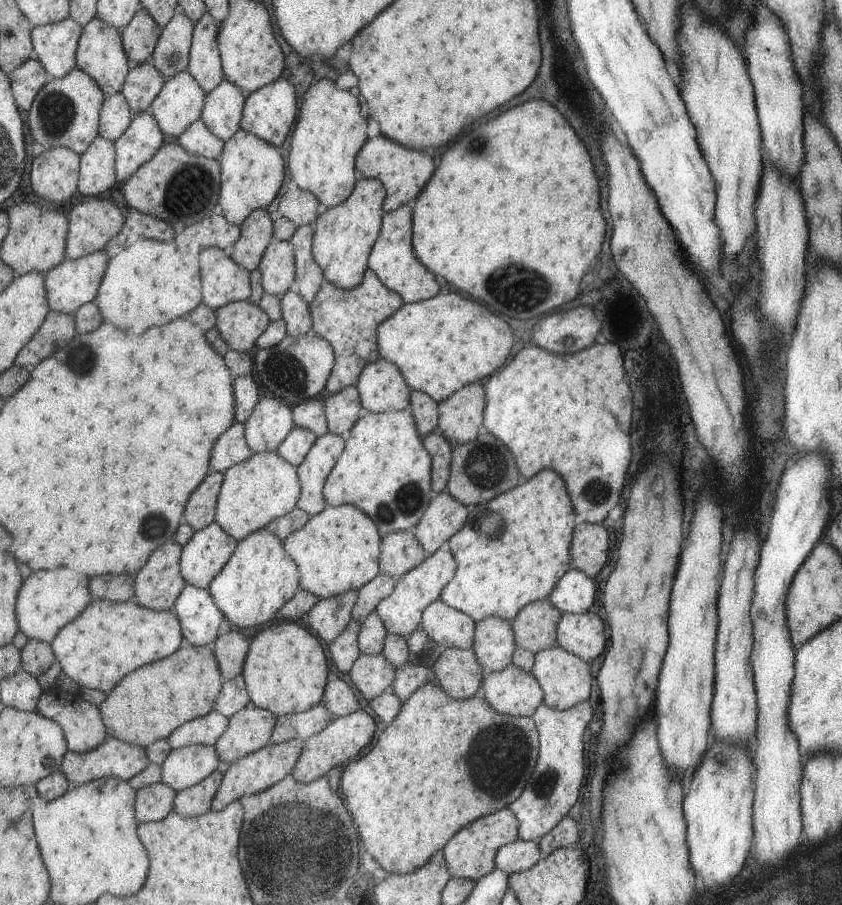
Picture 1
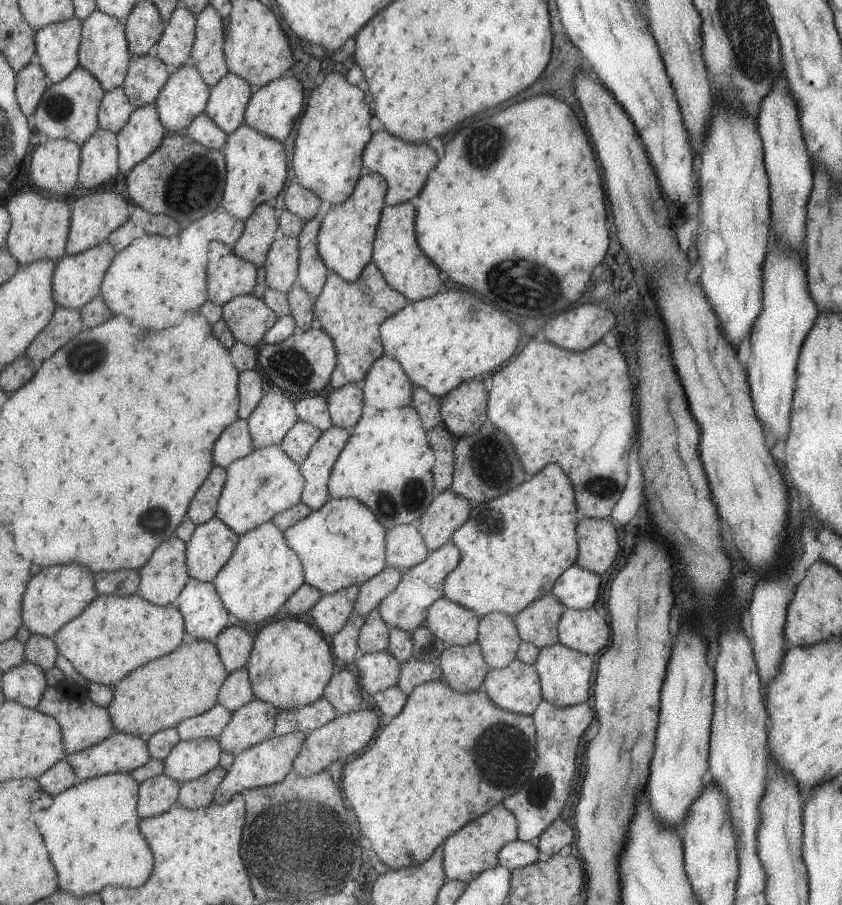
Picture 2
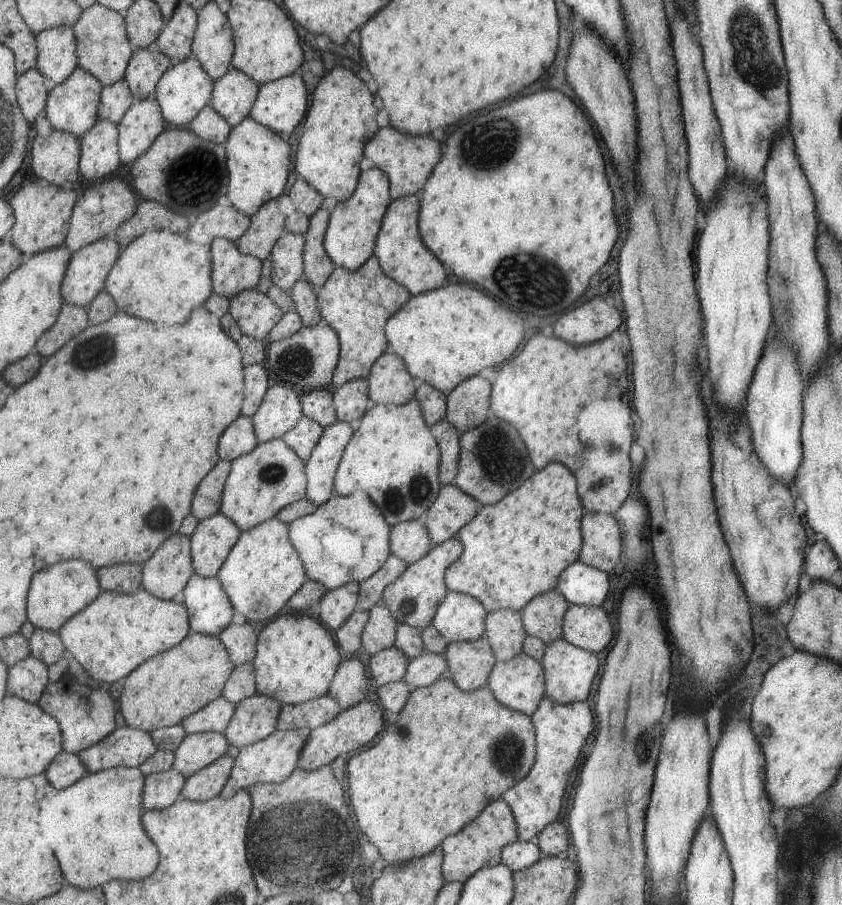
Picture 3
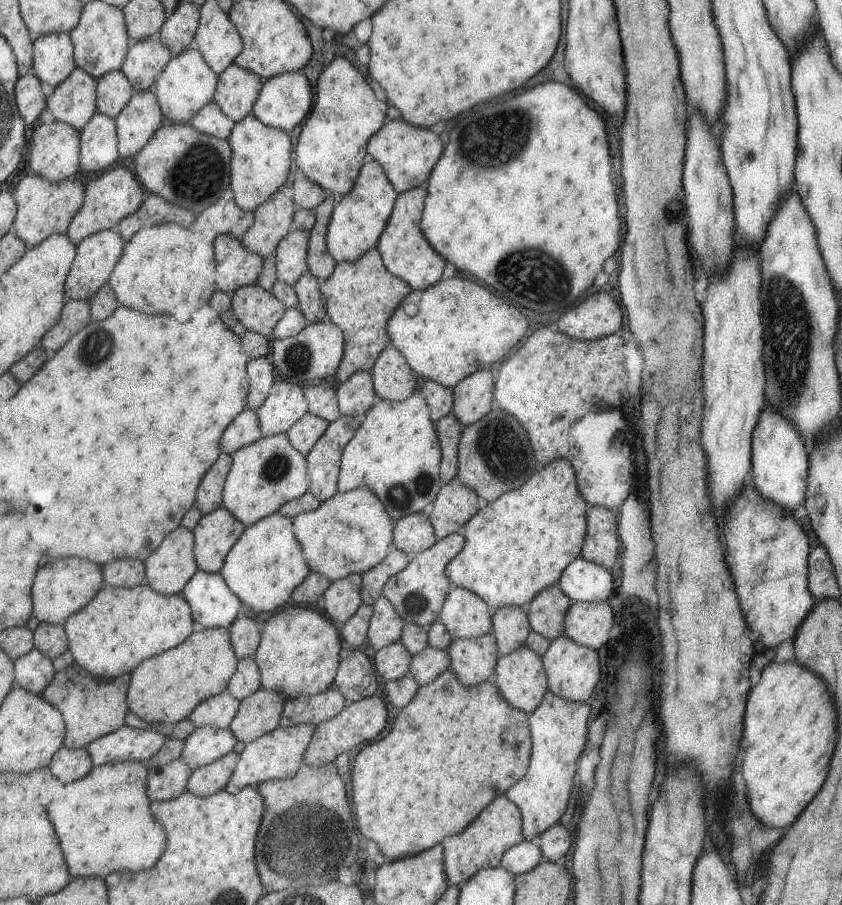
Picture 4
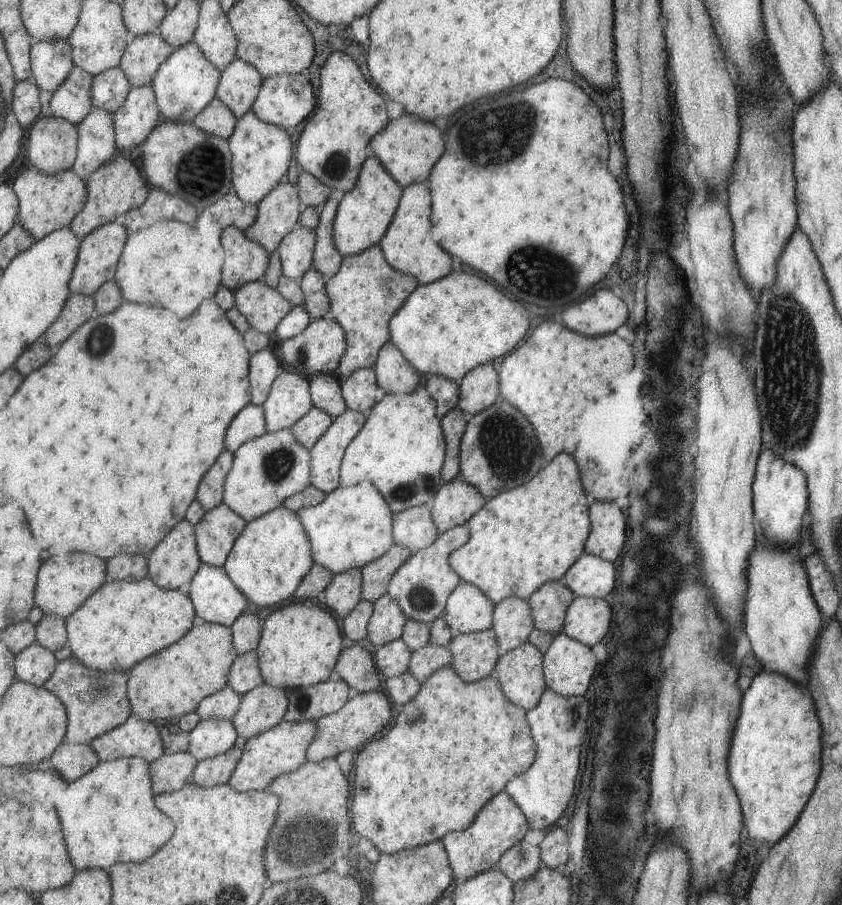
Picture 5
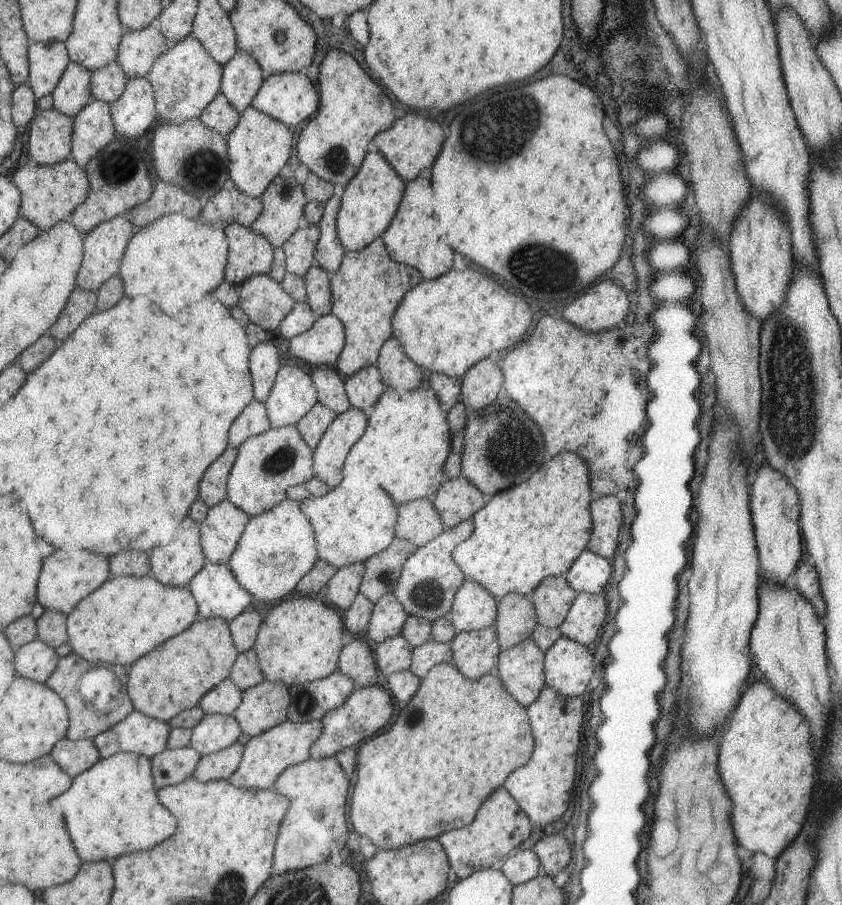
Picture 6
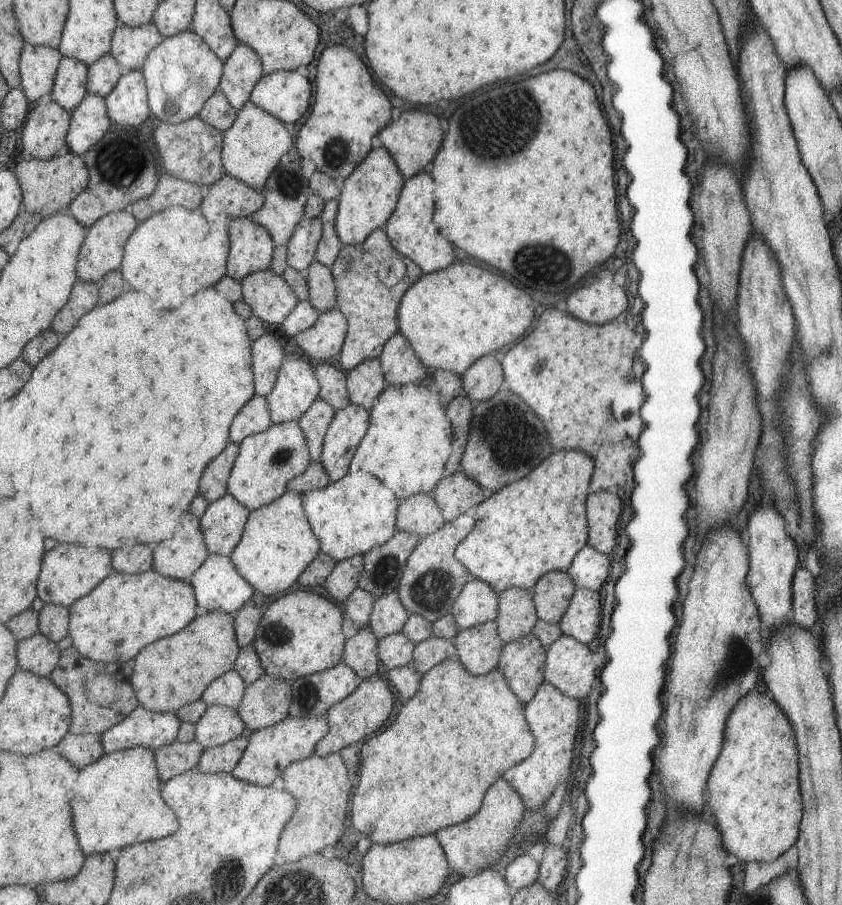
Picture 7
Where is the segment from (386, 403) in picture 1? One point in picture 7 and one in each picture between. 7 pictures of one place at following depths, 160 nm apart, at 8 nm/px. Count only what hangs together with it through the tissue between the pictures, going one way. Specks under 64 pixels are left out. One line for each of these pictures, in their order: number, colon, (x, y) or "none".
2: (385, 386)
3: (388, 381)
4: (393, 380)
5: (394, 374)
6: (396, 371)
7: (399, 365)

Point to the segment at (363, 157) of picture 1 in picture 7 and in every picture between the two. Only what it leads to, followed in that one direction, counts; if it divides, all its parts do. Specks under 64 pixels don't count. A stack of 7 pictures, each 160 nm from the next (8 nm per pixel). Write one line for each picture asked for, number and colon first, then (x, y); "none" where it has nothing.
2: (404, 166)
3: (407, 160)
4: (406, 153)
5: (407, 148)
6: (411, 144)
7: (412, 141)

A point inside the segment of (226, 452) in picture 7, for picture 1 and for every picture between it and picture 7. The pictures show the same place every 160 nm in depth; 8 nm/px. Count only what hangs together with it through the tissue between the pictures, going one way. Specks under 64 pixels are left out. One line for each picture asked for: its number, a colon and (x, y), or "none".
1: (199, 510)
2: (202, 507)
3: (205, 501)
4: (208, 498)
5: (209, 490)
6: (212, 489)

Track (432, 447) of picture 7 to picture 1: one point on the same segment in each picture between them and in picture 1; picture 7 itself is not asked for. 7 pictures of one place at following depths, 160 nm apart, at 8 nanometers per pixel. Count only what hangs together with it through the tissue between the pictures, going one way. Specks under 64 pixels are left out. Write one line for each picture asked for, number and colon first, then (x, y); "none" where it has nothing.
1: (384, 470)
2: (386, 464)
3: (392, 457)
4: (395, 452)
5: (400, 449)
6: (406, 440)

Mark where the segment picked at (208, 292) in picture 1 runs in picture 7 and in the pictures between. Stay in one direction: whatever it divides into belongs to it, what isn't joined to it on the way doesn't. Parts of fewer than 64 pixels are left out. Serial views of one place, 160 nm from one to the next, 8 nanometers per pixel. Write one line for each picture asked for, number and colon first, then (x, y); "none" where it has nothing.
2: (228, 276)
3: (231, 271)
4: (236, 267)
5: (244, 261)
6: (249, 254)
7: (250, 247)

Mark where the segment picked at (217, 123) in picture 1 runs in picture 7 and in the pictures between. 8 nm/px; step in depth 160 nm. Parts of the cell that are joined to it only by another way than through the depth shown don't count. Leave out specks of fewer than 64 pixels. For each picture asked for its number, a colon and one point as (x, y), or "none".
2: (227, 100)
3: (233, 94)
4: (236, 89)
5: (239, 82)
6: (241, 77)
7: (240, 72)

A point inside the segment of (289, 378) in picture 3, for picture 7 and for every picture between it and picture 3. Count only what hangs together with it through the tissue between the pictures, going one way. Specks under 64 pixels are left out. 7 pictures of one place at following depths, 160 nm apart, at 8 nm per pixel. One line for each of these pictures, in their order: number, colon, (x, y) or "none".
4: (311, 355)
5: (317, 350)
6: (319, 346)
7: (324, 339)

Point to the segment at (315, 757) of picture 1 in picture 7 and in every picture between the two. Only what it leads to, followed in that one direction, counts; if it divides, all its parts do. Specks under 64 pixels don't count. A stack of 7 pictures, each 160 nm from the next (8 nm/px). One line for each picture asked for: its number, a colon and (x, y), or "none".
2: (345, 734)
3: (355, 726)
4: (358, 722)
5: (365, 714)
6: (366, 709)
7: (367, 708)

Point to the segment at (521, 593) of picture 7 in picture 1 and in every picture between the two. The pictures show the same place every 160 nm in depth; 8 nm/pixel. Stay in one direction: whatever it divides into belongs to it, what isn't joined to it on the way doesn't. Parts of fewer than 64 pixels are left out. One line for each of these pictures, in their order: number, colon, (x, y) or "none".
1: (493, 642)
2: (497, 636)
3: (503, 630)
4: (510, 627)
5: (512, 622)
6: (515, 619)

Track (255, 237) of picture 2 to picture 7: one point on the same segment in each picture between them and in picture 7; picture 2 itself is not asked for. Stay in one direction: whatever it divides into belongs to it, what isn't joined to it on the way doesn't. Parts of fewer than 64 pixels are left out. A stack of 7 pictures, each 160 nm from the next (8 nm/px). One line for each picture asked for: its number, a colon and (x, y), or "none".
3: (267, 224)
4: (272, 219)
5: (277, 212)
6: (282, 203)
7: (285, 192)

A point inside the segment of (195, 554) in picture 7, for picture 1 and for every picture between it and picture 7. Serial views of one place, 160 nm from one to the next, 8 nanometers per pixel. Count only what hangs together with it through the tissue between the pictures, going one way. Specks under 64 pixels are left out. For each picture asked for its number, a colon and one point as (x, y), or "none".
1: (158, 583)
2: (162, 577)
3: (164, 576)
4: (166, 570)
5: (171, 564)
6: (174, 564)

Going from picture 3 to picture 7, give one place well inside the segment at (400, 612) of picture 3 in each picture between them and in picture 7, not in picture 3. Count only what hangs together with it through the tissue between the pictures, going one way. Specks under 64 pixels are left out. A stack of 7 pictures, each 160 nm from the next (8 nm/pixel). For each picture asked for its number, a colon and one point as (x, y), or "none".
4: (417, 592)
5: (420, 586)
6: (425, 588)
7: (432, 578)

